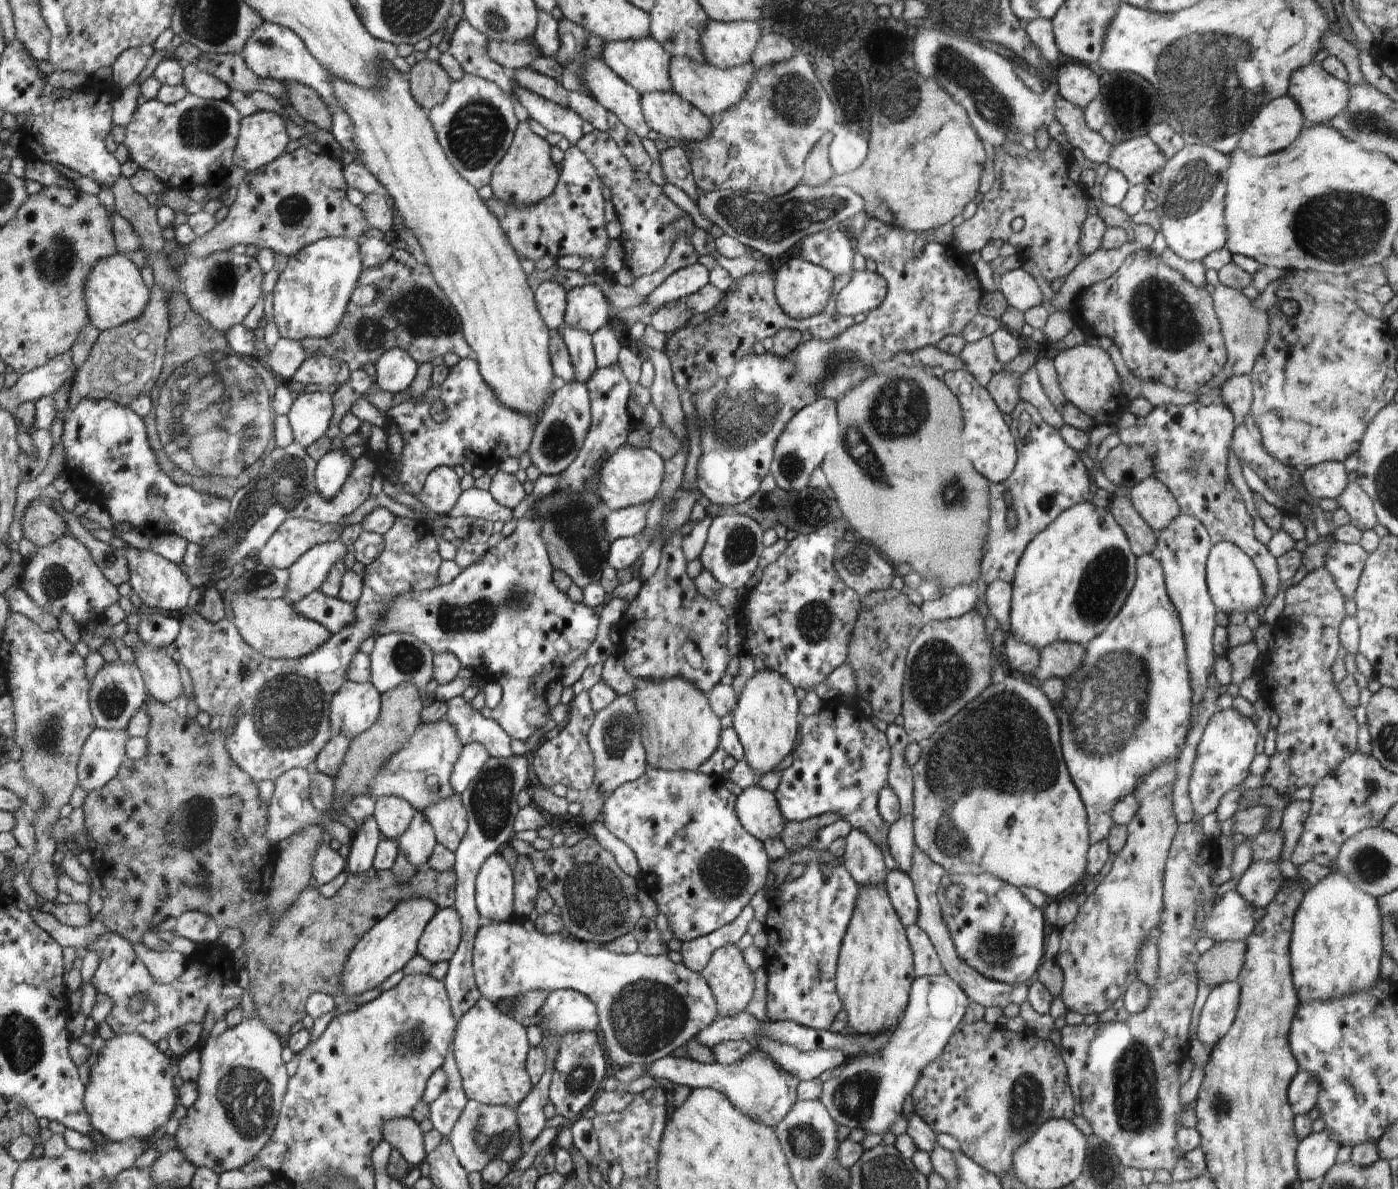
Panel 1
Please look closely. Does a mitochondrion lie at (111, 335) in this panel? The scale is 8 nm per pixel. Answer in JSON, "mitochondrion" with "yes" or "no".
{"mitochondrion":"no"}

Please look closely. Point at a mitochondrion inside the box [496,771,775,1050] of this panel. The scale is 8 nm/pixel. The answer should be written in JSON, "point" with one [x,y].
{"point":[595,899]}

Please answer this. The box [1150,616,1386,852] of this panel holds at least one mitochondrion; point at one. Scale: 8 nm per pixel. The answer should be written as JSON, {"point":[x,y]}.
{"point":[1373,788]}

